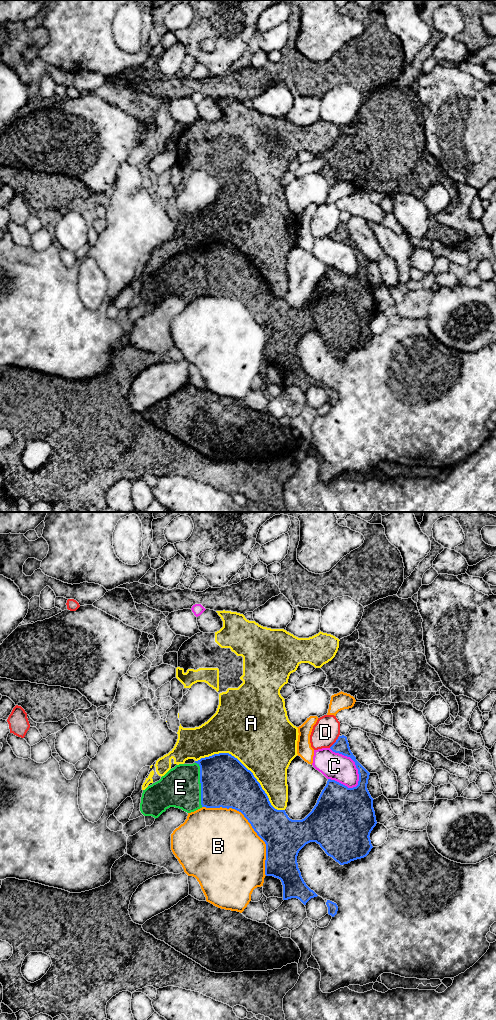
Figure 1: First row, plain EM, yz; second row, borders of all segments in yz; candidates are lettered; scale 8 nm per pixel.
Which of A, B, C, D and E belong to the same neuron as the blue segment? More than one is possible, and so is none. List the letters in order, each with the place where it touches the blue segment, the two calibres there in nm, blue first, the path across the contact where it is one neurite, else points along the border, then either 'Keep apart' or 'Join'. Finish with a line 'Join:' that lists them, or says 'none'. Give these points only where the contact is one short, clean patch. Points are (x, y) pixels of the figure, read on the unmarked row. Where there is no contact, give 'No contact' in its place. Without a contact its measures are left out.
A: Touches blue at yz (245, 255). Thickness 400 nm (blue) against 500 nm. Keep apart
B: Touches blue at yz (251, 313). Thickness 280 nm (blue) against 500 nm. Keep apart
C: Touches blue at yz (354, 249). Thickness 120 nm (blue) against 220 nm. Keep apart
D: Touches blue at yz (335, 230). Thickness 120 nm (blue) against 220 nm. Boundary: yz (339, 224), (329, 235). Keep apart
E: Touches blue at yz (201, 272). Thickness 400 nm (blue) against 320 nm. Join
Join: E

